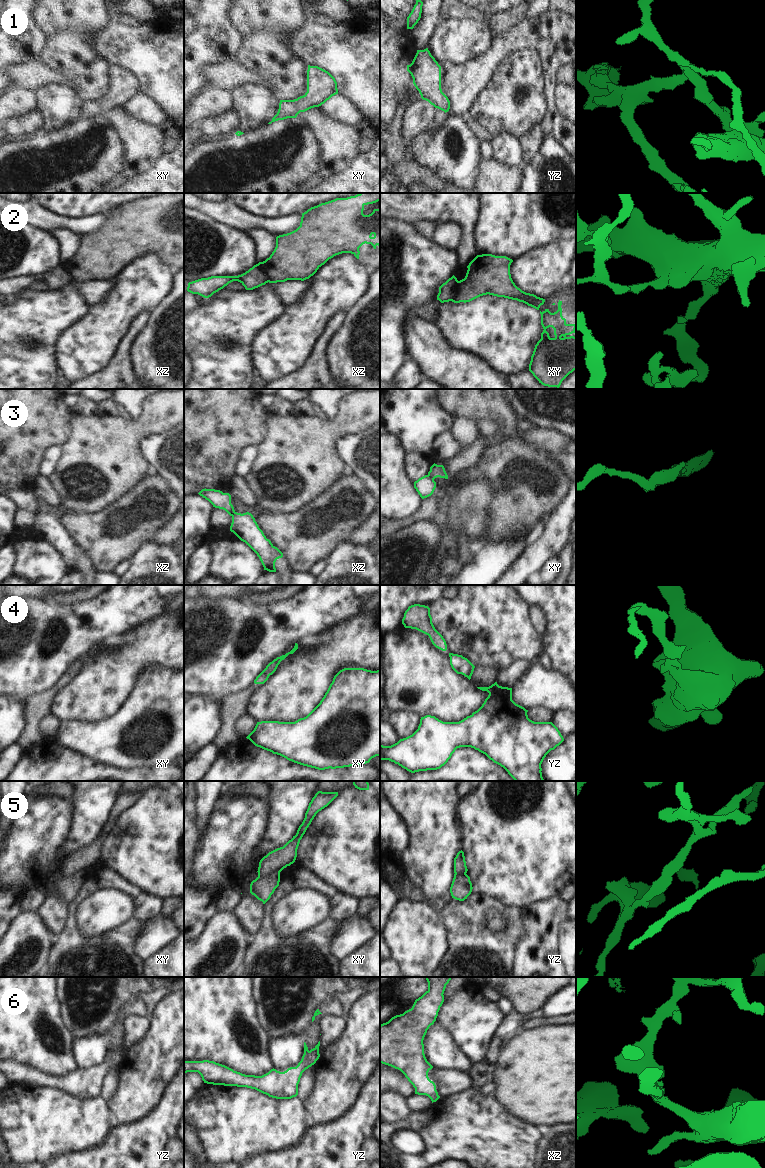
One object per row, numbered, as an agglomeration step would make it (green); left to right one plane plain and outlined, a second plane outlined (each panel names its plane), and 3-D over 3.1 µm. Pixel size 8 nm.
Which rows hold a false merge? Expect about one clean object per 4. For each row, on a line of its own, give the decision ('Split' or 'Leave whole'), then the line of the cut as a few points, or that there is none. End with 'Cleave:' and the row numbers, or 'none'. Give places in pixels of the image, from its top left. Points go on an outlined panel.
1: Leave whole. No split
2: Split. Split along xy (459, 281), (455, 287), (454, 295), (449, 300)
3: Split. Split along xy (428, 474), (433, 479)
4: Split. Split along xy (297, 644), (295, 646)
5: Split. Split along xy (280, 870), (258, 876)
6: Leave whole. No split
Cleave: 2, 3, 4, 5.

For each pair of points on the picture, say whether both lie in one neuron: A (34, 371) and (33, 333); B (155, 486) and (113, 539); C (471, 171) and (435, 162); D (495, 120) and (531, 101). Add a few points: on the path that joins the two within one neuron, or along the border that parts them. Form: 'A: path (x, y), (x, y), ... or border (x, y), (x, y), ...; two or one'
A: path (34, 361), (34, 357), (46, 345), (43, 341); one
B: path (147, 499), (146, 505), (125, 526); one
C: path (462, 168), (453, 162), (444, 162); one
D: path (504, 111), (510, 105), (522, 104); one

